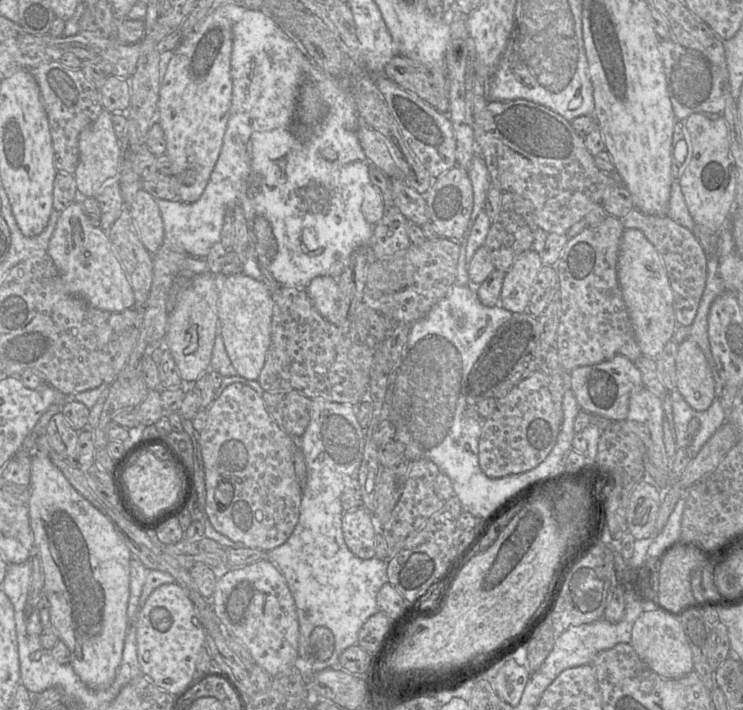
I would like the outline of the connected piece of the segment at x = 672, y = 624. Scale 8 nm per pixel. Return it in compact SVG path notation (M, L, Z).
M648 610L638 617L630 644L641 661L662 678L680 678L694 671L692 651L680 621L659 610Z

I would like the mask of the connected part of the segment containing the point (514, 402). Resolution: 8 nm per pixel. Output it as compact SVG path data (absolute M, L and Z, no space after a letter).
M534 372L505 397L498 399L493 415L483 420L478 458L481 470L489 478L502 478L530 471L542 463L552 451L563 421L563 411L556 411L549 383L550 378L545 372Z

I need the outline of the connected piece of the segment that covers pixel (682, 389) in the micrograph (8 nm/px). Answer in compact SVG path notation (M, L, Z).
M687 338L678 345L676 390L694 410L707 410L715 399L715 382L709 364L695 341Z

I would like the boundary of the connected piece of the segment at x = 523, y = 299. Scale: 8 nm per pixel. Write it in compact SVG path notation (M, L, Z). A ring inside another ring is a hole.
M525 252L506 273L499 306L512 312L528 312L532 288L543 264L539 253Z

